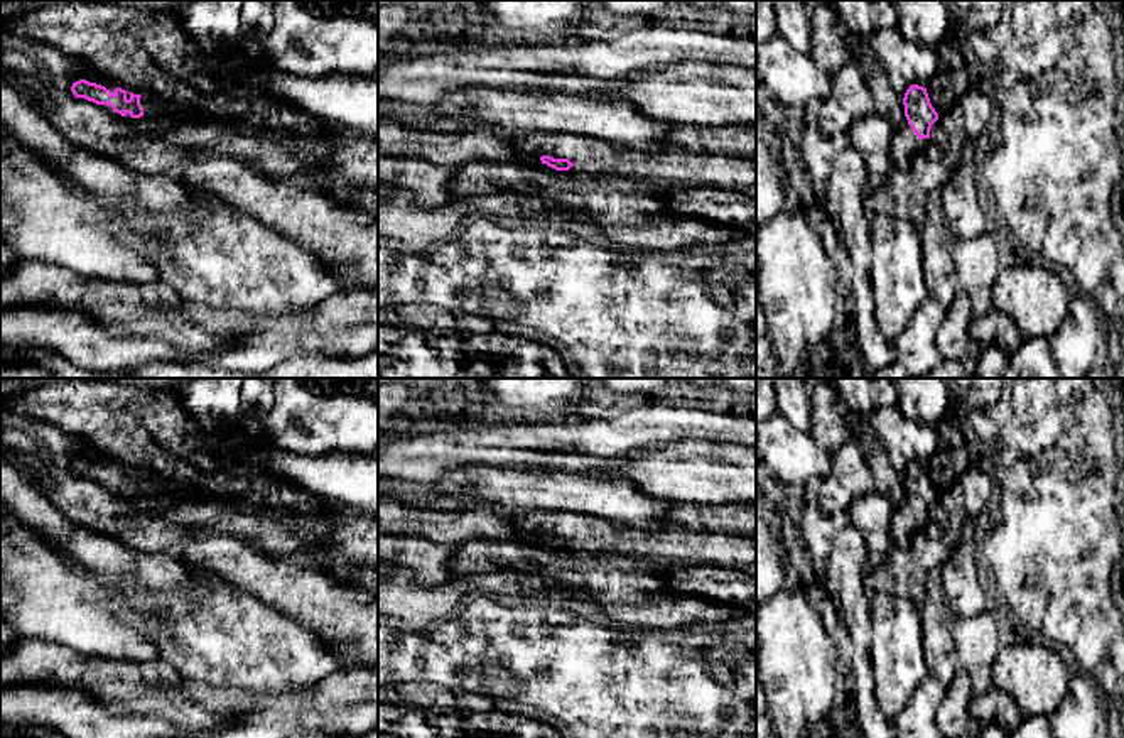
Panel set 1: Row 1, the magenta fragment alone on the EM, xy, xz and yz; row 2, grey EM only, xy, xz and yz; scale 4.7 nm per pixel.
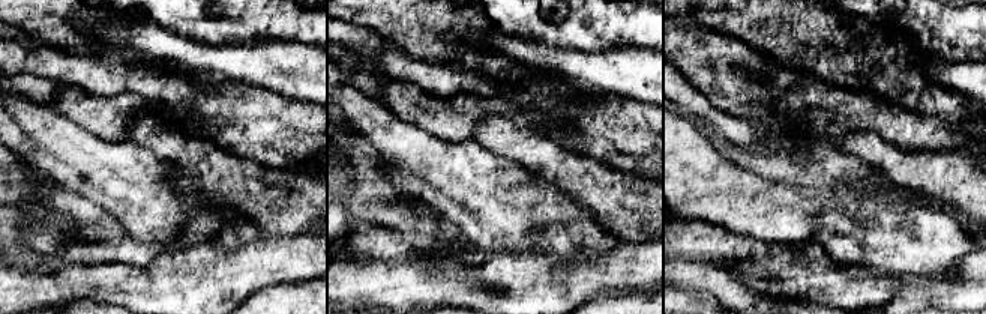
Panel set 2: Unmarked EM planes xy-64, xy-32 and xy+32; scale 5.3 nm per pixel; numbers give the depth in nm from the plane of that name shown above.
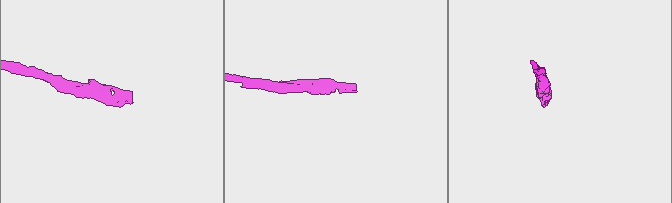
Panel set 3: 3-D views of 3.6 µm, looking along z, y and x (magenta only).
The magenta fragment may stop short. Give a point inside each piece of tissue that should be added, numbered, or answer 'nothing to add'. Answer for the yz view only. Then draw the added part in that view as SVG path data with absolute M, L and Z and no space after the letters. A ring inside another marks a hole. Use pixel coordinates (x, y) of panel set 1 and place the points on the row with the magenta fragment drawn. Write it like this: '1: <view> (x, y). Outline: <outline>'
1: yz (905, 146). Outline: M908 120L893 132L891 137L891 160L898 171L908 171L915 157L930 144L930 138L918 138Z

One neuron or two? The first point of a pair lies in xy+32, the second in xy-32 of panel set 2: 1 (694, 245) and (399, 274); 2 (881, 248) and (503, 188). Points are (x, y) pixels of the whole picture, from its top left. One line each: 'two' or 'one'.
1: two
2: one

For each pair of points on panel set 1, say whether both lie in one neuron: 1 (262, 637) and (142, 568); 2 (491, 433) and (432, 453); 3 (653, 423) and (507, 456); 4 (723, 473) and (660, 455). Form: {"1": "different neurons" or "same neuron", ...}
{"1": "same neuron", "2": "same neuron", "3": "same neuron", "4": "same neuron"}

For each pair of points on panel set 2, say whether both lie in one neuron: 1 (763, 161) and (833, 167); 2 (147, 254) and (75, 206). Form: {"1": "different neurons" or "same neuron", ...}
{"1": "same neuron", "2": "same neuron"}

